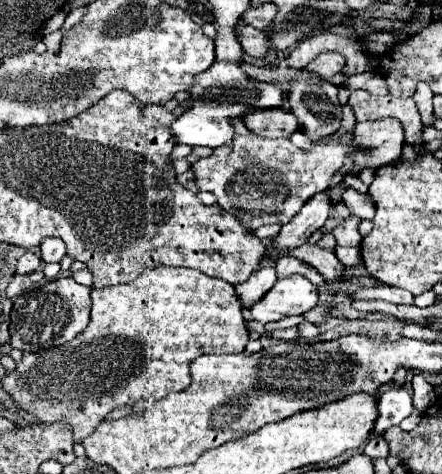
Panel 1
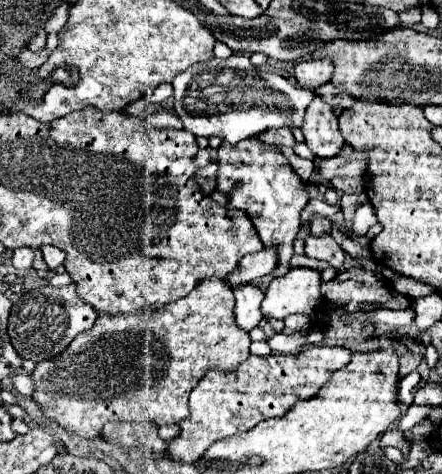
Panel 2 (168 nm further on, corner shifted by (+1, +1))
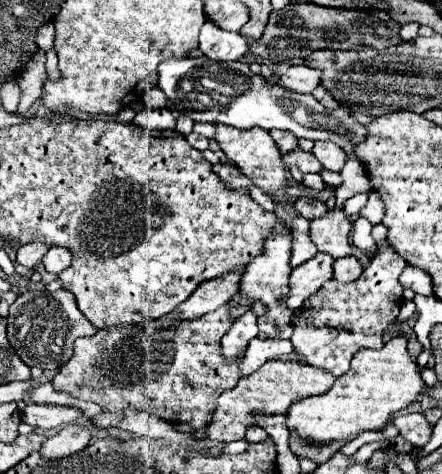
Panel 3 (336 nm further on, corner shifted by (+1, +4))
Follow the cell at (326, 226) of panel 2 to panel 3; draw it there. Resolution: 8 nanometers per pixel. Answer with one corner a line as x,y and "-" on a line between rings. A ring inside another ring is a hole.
299,197
297,201
295,201
295,209
299,211
299,215
301,217
305,217
305,219
317,219
317,217
321,217
321,215
325,215
329,209
327,209
327,205
323,203
323,201
319,201
319,199
313,199
313,197

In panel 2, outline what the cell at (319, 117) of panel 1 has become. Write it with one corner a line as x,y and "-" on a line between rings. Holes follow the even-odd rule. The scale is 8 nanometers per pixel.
317,96
315,102
305,112
305,124
301,126
301,132
305,136
305,144
315,156
333,158
341,152
345,142
341,138
337,118
333,116
333,108
325,104
321,96

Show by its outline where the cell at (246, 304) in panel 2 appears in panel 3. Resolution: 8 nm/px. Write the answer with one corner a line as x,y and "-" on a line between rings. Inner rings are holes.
247,309
245,315
241,315
239,319
233,321
231,329
225,333
225,337
221,339
221,345
223,345
223,355
227,359
233,359
241,353
245,353
245,347
249,345
249,341
253,337
257,337
257,315

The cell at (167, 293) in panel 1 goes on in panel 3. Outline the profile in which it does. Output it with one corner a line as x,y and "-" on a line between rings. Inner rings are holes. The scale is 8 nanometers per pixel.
227,303
227,305
221,305
217,311
211,311
209,315
203,315
201,319
189,319
189,323
177,323
173,327
167,327
167,329
161,329
161,331
149,331
147,327
143,325
119,325
119,327
107,327
107,329
99,329
93,337
81,337
75,341
75,347
73,347
73,357
55,373
53,377
53,387
57,391
63,391
63,393
69,393
71,397
75,399
81,399
81,401
93,401
101,407
101,413
97,417
93,417
93,425
95,427
101,427
101,429
109,429
109,427
115,427
123,417
125,417
125,411
129,409
139,409
139,411
147,411
155,417
161,417
169,423
187,423
189,427
193,429
203,429
207,423
209,423
209,417
211,417
211,411
215,409
215,397
225,391
225,389
231,389
237,385
239,377
241,377
241,363
243,363
243,355
241,359
237,359
237,363
225,363
225,359
221,359
221,337
229,331
233,319
231,319
231,311
235,309
235,305

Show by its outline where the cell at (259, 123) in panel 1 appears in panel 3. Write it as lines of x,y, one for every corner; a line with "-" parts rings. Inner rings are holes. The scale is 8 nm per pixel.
271,131
271,137
281,147
281,153
291,153
297,149
297,137
289,135
289,131

